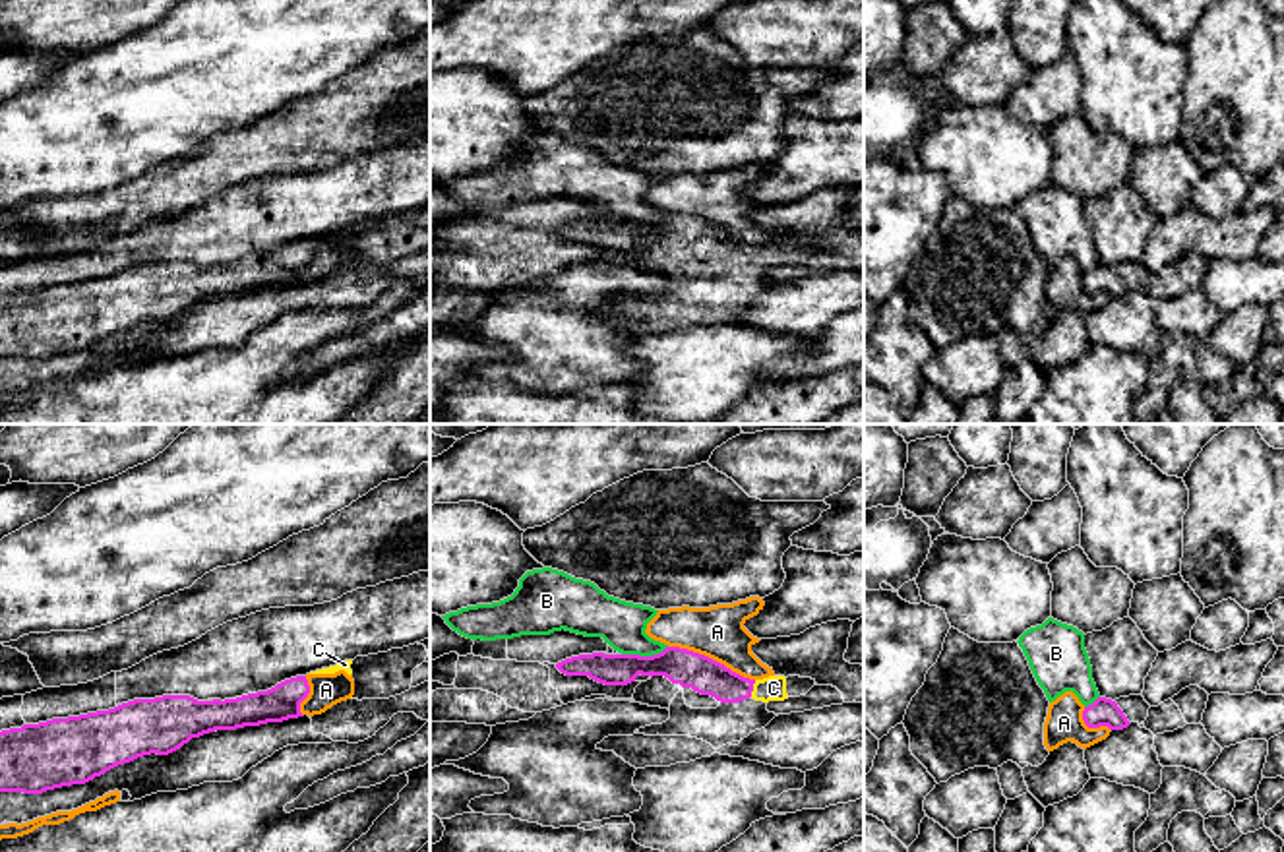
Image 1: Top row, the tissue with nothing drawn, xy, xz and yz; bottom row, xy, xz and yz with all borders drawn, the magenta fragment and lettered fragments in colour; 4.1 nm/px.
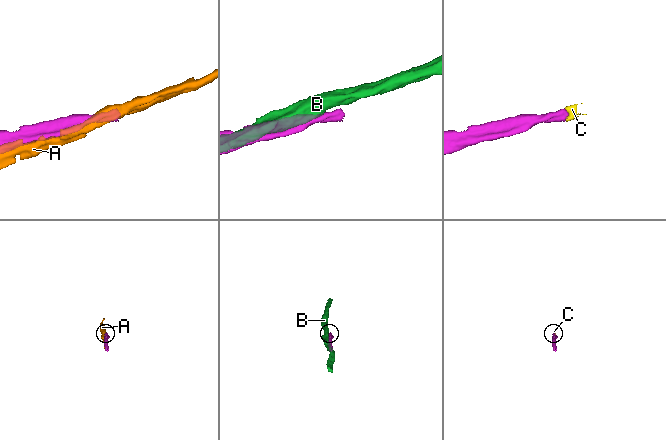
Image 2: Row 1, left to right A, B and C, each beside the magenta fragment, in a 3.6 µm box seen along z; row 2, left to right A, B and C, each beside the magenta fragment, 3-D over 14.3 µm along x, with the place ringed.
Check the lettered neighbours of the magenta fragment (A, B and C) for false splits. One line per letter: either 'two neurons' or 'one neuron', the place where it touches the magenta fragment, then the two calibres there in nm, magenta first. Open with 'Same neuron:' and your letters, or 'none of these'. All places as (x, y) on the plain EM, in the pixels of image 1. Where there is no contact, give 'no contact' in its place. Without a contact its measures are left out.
Same neuron: C
A: two neurons | xz (711, 225) | 150/220 nm
B: two neurons | xz (643, 223) | 150/190 nm
C: one neuron | xz (752, 254) | 150/110 nm

